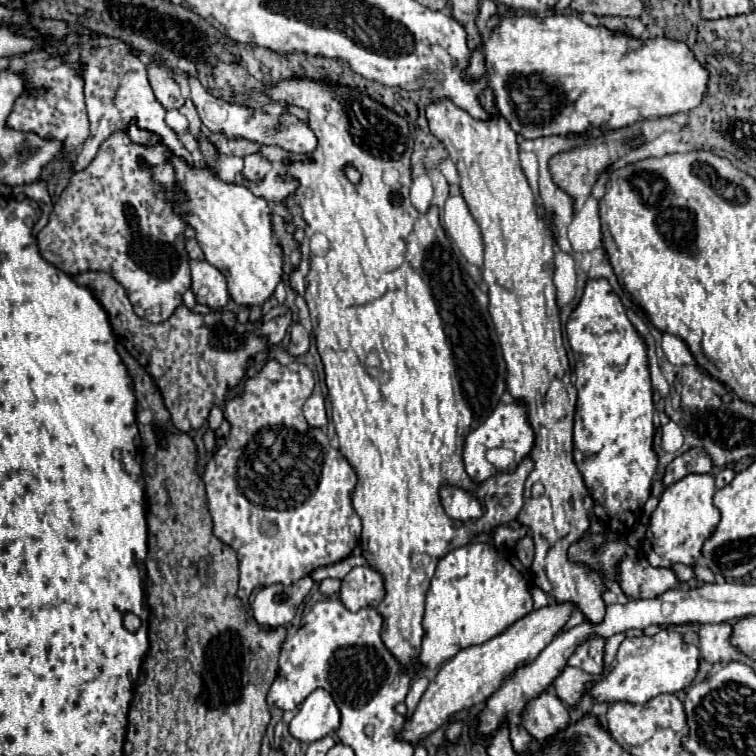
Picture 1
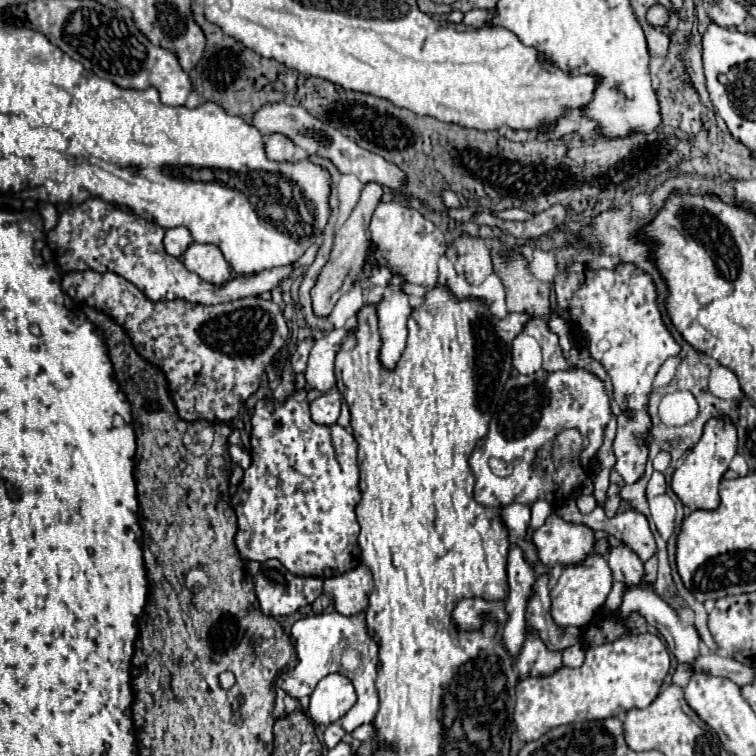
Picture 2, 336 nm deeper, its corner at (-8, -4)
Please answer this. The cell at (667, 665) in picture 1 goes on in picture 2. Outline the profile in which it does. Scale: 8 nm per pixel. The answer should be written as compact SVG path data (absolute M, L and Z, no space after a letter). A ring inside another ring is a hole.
M626 634L618 638L612 644L602 644L596 648L586 650L584 664L578 668L558 668L550 676L530 676L520 680L516 688L516 712L514 712L514 724L516 732L522 742L532 742L538 740L542 734L548 730L554 730L562 724L574 724L574 722L584 722L584 720L604 720L612 716L620 716L628 712L630 708L646 708L660 692L660 684L666 678L670 670L670 658L666 652L666 646L656 634Z

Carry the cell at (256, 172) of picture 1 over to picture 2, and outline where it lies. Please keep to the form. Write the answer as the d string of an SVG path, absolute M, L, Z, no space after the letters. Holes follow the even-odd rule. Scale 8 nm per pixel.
M284 134L264 136L264 144L266 144L266 156L270 160L276 160L276 162L292 160L294 150L296 150L296 144L288 136L284 136Z

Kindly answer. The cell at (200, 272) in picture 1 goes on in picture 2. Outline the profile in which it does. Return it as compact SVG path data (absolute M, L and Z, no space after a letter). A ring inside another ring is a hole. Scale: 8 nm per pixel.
M192 242L182 254L182 262L190 272L198 274L210 284L220 286L230 280L230 266L216 244Z

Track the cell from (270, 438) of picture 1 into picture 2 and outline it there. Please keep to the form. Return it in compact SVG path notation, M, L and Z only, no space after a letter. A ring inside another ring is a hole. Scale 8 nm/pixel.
M306 388L298 390L284 402L260 400L252 416L252 464L244 470L242 484L232 498L232 508L238 518L236 546L242 558L264 562L270 558L280 560L292 574L298 576L338 576L360 564L356 506L362 498L358 488L360 470L356 464L356 440L338 426L320 426L312 422L308 412Z

